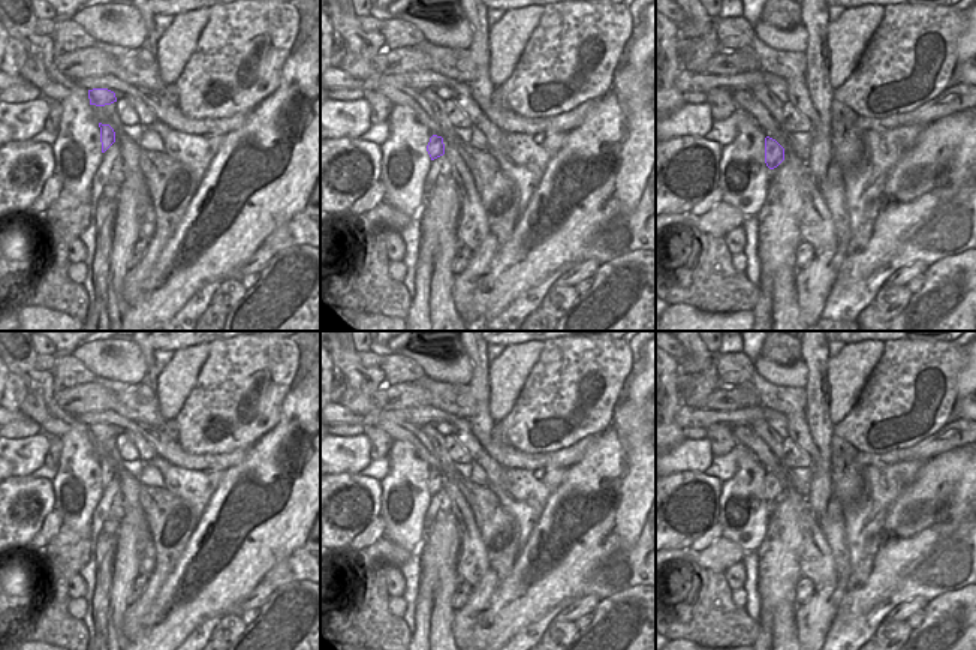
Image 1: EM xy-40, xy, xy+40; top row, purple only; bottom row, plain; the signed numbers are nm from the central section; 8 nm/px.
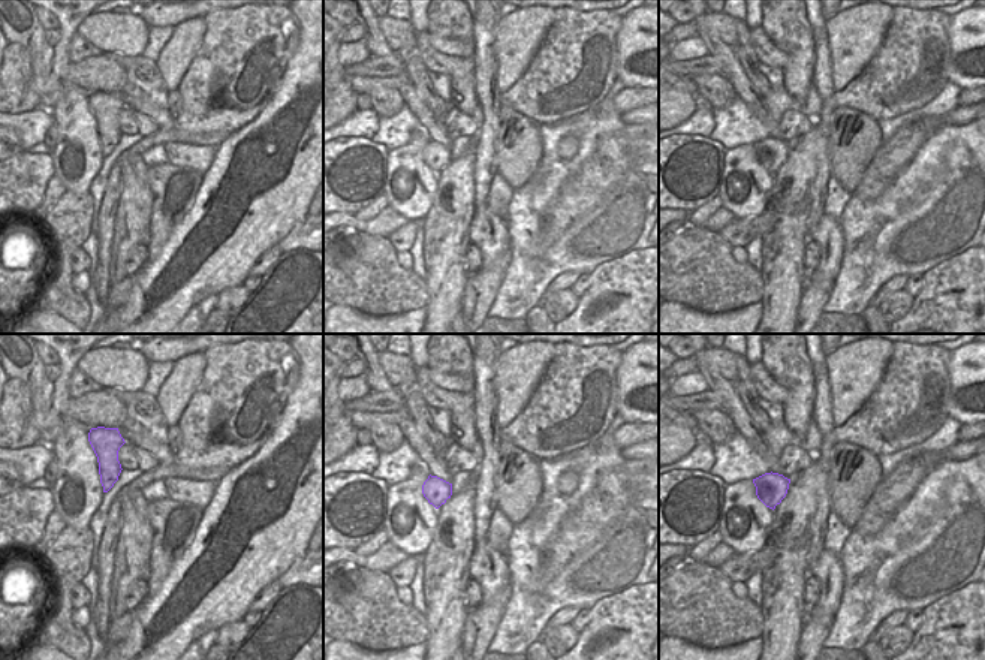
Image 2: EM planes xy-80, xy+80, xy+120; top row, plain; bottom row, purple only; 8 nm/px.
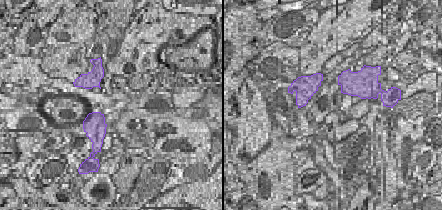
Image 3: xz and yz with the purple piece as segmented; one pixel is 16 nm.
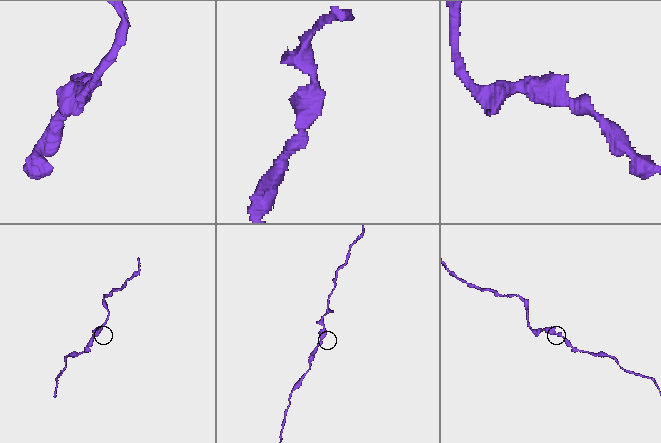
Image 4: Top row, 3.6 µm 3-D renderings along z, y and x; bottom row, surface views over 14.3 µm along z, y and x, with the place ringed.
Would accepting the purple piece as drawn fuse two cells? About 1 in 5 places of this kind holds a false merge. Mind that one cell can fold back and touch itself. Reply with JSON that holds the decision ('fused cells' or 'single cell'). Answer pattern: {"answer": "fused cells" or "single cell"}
{"answer": "single cell"}

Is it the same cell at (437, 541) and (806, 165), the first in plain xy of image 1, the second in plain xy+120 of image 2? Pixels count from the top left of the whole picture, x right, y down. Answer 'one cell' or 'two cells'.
one cell

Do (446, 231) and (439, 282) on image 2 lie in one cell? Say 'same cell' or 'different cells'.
same cell

